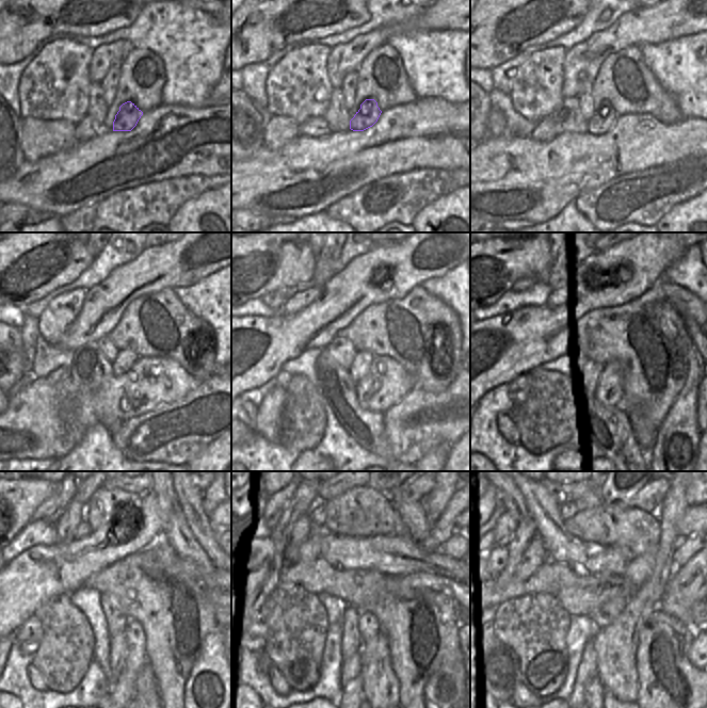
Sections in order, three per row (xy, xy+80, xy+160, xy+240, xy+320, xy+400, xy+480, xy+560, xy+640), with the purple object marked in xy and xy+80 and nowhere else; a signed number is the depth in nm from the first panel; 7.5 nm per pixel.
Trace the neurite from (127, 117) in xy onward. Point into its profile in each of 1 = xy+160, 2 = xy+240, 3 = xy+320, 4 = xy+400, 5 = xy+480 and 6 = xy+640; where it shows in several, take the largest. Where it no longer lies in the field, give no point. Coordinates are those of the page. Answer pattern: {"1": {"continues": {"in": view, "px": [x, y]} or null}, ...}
{"1": {"continues": {"in": "xy+160", "px": [603, 119]}}, "2": {"continues": {"in": "xy+240", "px": [125, 359]}}, "3": {"continues": {"in": "xy+320", "px": [359, 368]}}, "4": {"continues": {"in": "xy+400", "px": [593, 382]}}, "5": {"continues": {"in": "xy+480", "px": [117, 652]}}, "6": {"continues": {"in": "xy+640", "px": [594, 688]}}}

